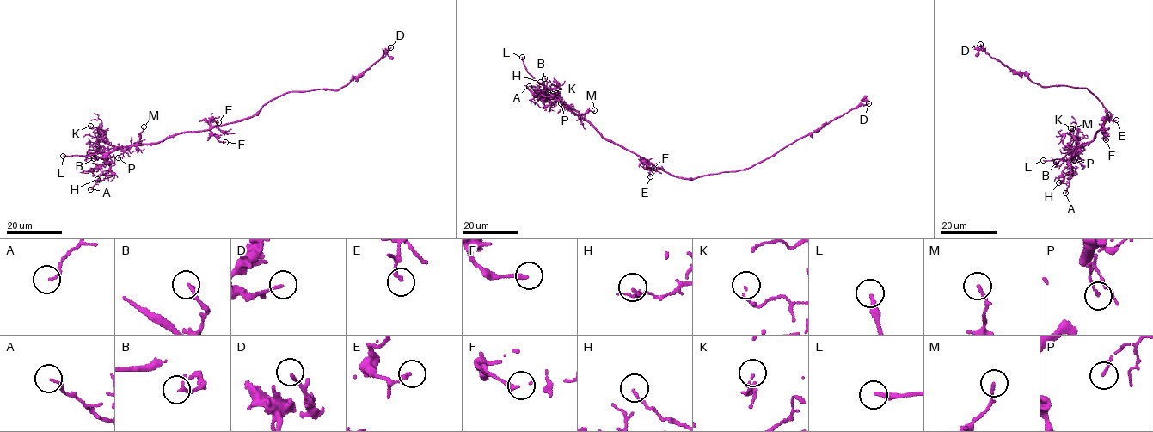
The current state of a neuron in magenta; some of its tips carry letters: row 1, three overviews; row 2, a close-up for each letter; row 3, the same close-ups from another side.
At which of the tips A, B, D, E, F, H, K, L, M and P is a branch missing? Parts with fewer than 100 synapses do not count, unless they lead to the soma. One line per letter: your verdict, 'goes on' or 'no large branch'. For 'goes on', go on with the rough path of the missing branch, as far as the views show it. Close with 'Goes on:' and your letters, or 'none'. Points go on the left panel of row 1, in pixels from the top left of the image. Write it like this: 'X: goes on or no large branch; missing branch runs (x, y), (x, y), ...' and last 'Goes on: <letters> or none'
A: no large branch
B: no large branch
D: no large branch
E: no large branch
F: no large branch
H: no large branch
K: no large branch
L: goes on
M: no large branch
P: no large branch
Goes on: L

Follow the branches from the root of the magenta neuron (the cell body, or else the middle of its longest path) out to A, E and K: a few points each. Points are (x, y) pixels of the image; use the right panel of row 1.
A: (1107, 113), (1108, 116), (1103, 127), (1098, 131), (1093, 140), (1076, 149), (1069, 160), (1071, 175), (1065, 193)
E: (1107, 113), (1108, 116), (1103, 124), (1106, 120), (1116, 120)
K: (1107, 113), (1108, 116), (1103, 127), (1098, 131), (1093, 140), (1076, 149), (1068, 146), (1070, 128)

